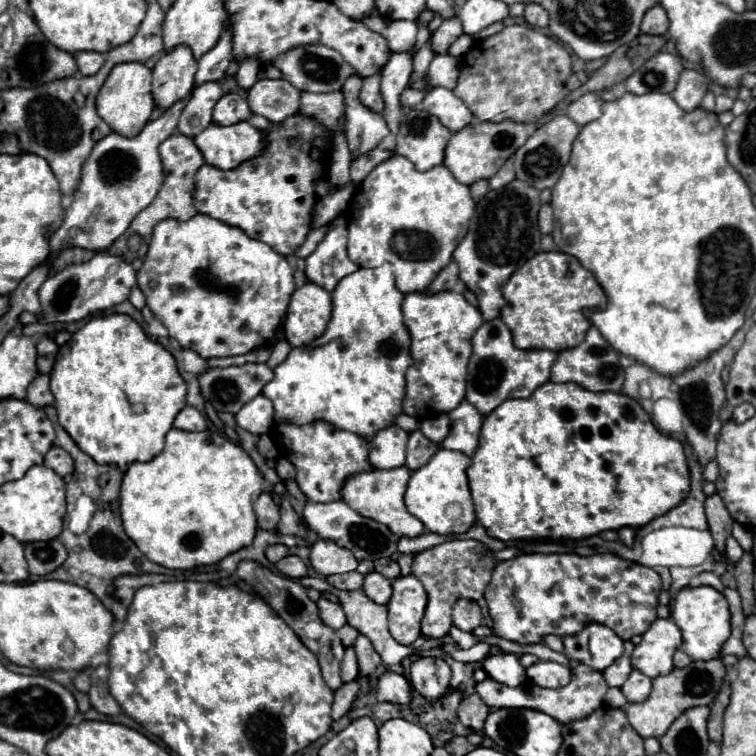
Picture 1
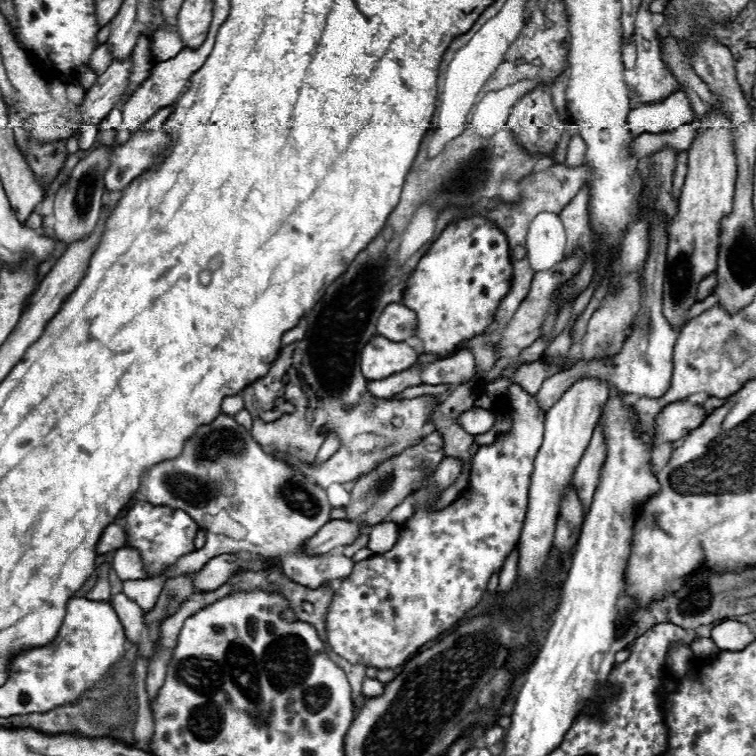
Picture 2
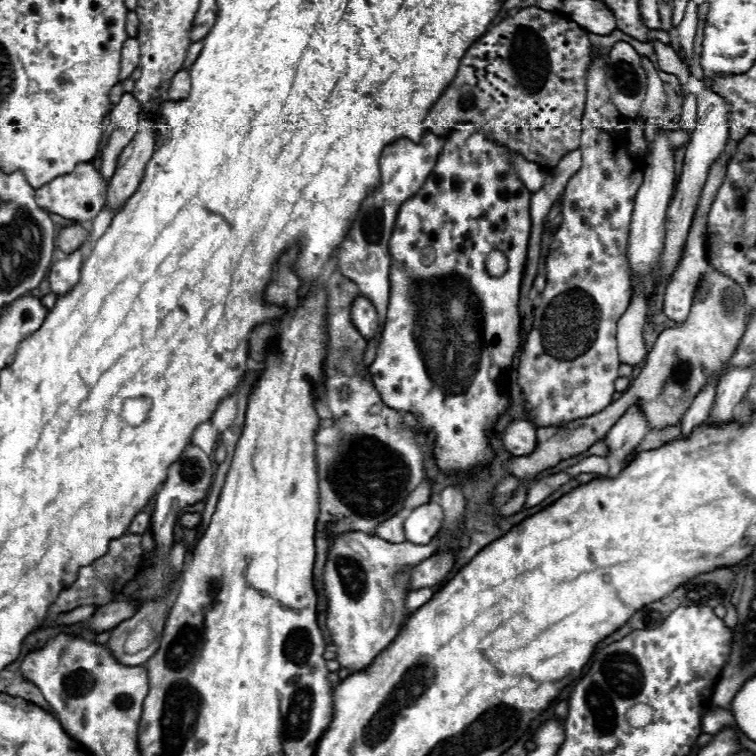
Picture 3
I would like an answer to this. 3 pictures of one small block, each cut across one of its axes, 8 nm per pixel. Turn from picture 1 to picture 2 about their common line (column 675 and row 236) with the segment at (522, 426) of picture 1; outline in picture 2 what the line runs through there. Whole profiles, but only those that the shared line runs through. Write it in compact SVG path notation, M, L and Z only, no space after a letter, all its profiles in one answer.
M470 214L460 216L452 224L448 224L444 232L432 242L428 252L420 258L416 270L406 282L402 298L402 304L416 312L414 336L422 340L422 352L444 358L454 352L458 342L470 340L480 332L484 332L494 322L494 314L500 302L510 292L512 274L514 270L510 266L508 238L498 226L494 226L494 222L490 222L480 214Z

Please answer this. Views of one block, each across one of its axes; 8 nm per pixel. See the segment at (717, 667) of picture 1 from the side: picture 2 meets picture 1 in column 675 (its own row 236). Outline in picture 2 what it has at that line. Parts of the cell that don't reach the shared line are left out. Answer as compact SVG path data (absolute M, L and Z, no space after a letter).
M714 102L714 106L718 114L710 116L708 124L698 124L698 134L688 150L688 174L678 198L680 208L668 236L668 270L664 280L662 310L674 330L680 330L688 322L688 312L696 302L696 286L718 268L720 222L732 212L736 184L736 156L732 140L734 128L722 118L718 102Z

